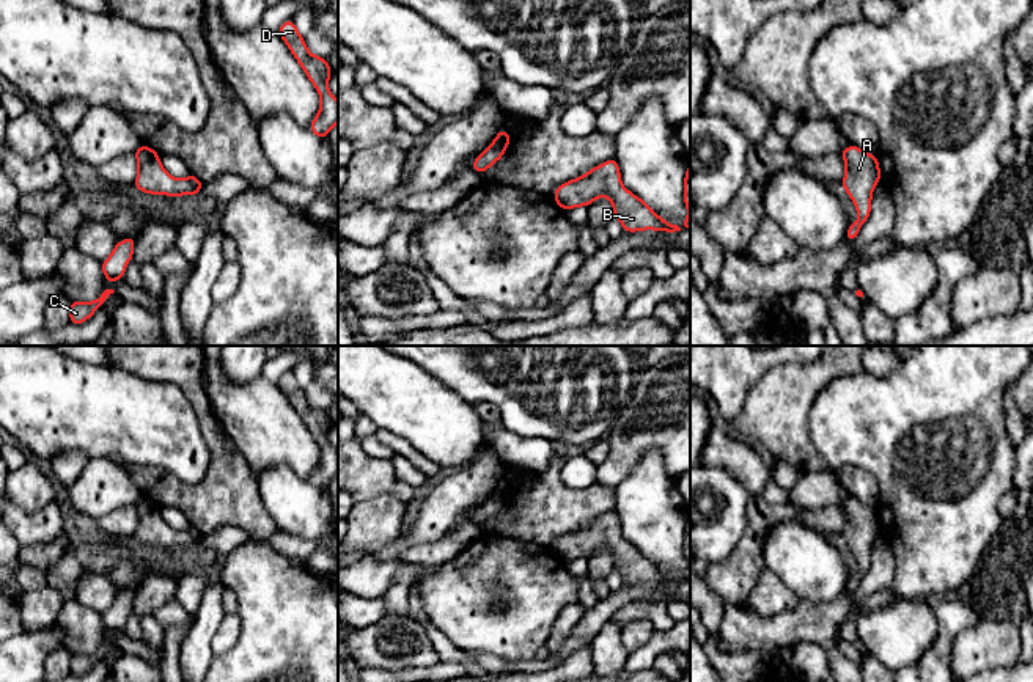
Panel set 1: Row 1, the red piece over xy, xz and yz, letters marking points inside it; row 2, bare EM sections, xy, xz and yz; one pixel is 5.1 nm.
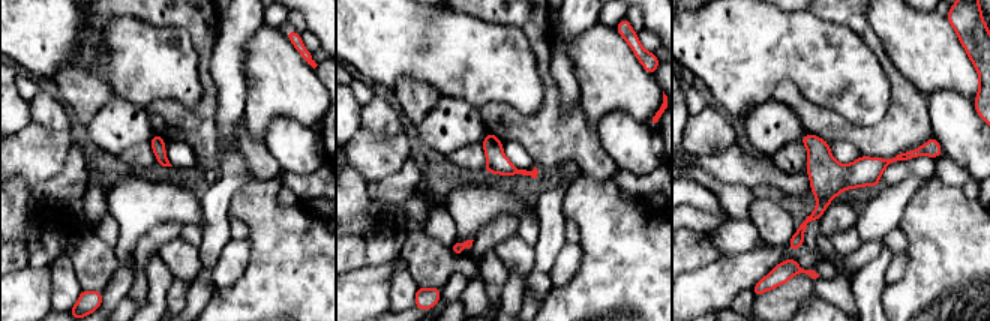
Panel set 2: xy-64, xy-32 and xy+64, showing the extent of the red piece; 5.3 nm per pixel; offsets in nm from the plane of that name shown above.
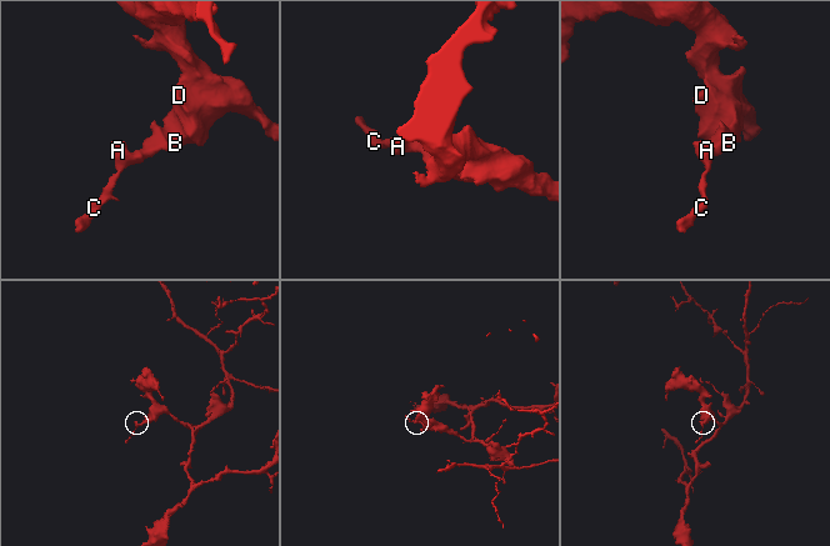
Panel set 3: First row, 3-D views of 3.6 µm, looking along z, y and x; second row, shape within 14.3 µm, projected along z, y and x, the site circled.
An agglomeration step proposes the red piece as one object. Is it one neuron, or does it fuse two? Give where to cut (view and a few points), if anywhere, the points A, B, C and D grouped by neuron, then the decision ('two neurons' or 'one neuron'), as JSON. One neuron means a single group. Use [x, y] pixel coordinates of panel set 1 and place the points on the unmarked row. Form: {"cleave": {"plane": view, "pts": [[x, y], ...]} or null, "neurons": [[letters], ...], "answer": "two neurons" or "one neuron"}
{"cleave": null, "neurons": [["A", "B", "C", "D"]], "answer": "one neuron"}

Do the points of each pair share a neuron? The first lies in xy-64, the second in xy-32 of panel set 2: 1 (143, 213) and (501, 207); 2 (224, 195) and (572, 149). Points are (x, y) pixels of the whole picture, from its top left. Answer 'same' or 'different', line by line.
1: same
2: different

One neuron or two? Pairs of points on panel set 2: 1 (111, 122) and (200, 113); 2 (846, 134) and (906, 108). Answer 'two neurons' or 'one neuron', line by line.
1: two neurons
2: one neuron

